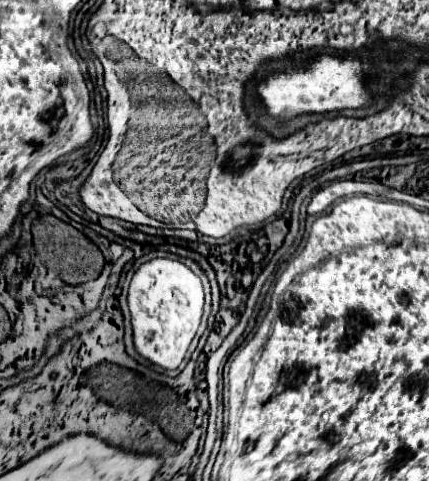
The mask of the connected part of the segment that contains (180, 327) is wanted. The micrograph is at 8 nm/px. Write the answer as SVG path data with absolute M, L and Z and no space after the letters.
M155 258L145 262L129 286L129 310L133 326L133 344L141 358L163 370L175 370L197 328L203 314L203 286L201 280L179 260Z

